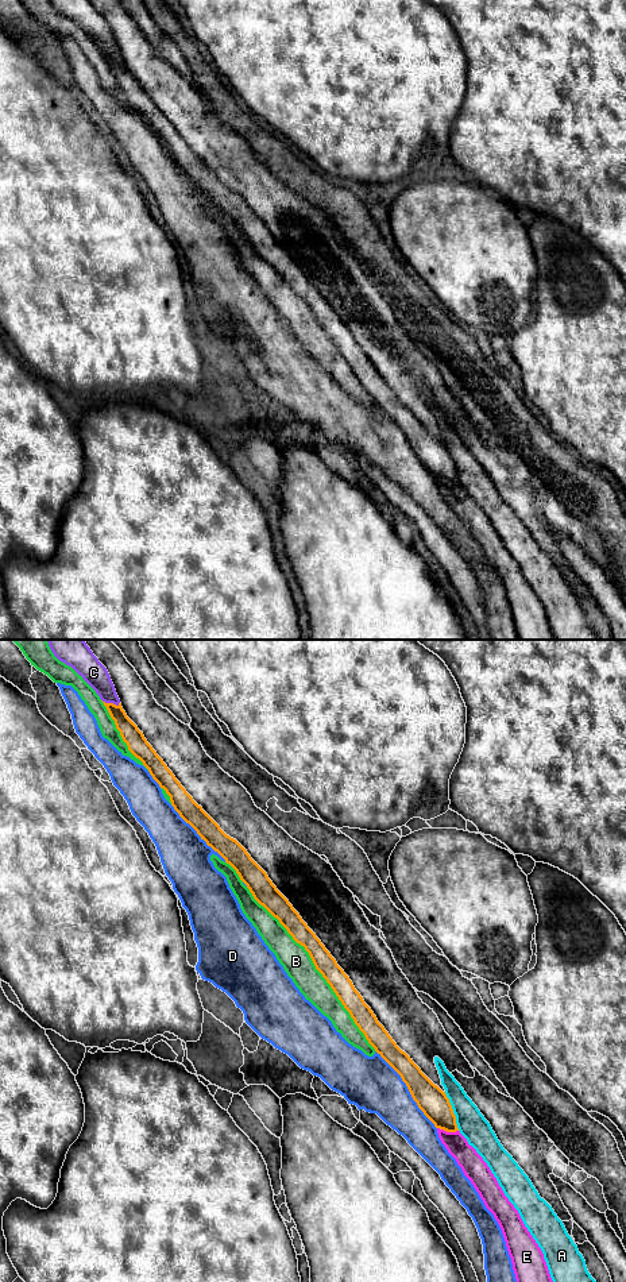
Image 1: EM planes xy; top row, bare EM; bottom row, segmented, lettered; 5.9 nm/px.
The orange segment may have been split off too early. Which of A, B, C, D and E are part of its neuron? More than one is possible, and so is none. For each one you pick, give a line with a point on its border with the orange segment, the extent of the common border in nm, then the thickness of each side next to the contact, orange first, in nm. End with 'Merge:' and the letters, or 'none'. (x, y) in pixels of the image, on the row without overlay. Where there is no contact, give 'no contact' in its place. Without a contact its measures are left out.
Merge: none

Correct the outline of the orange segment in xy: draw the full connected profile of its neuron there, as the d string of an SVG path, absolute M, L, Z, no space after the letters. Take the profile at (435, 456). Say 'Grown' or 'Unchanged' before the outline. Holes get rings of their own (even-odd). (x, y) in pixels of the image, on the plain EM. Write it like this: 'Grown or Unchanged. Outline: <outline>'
Unchanged. Outline: M105 55L116 81L128 103L148 121L152 131L170 148L171 158L197 186L229 216L247 238L254 251L263 258L287 282L293 291L305 300L316 321L331 337L355 377L364 386L375 403L401 428L413 452L436 480L447 484L459 483L449 451L434 437L402 403L371 360L355 341L349 329L337 317L316 286L302 273L289 252L277 242L267 225L251 211L247 202L227 188L220 178L186 144L163 112L147 94L143 85L127 69L121 59Z

